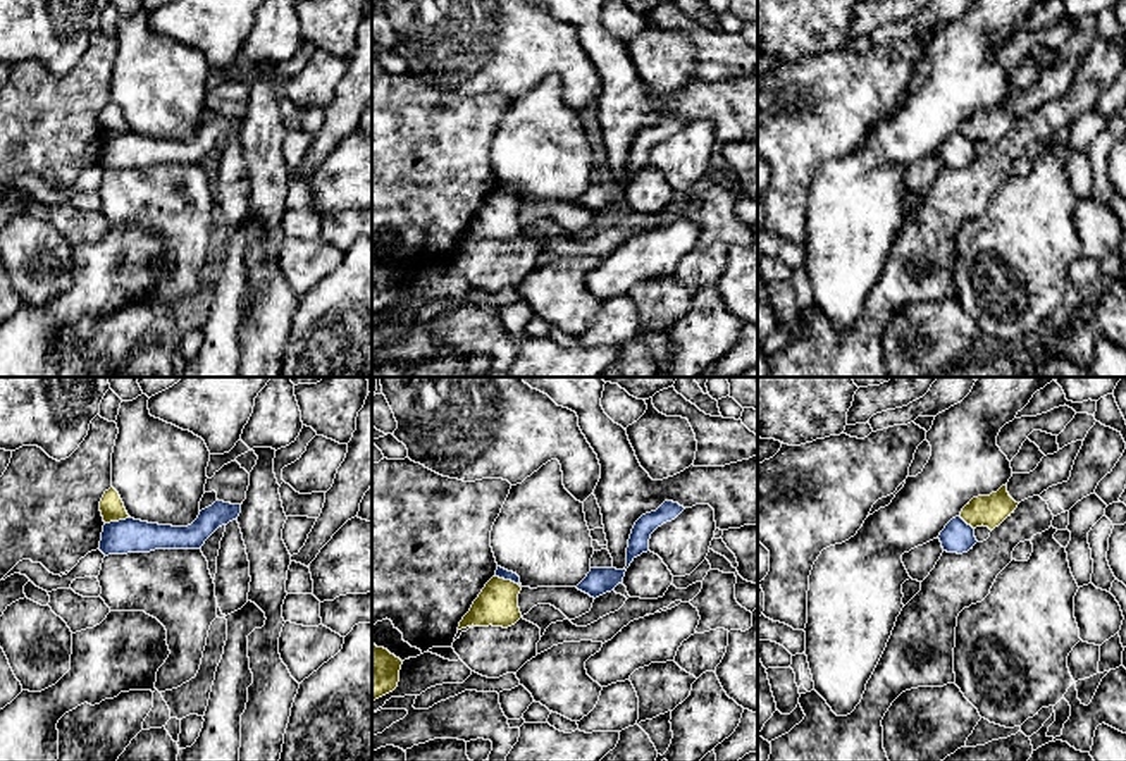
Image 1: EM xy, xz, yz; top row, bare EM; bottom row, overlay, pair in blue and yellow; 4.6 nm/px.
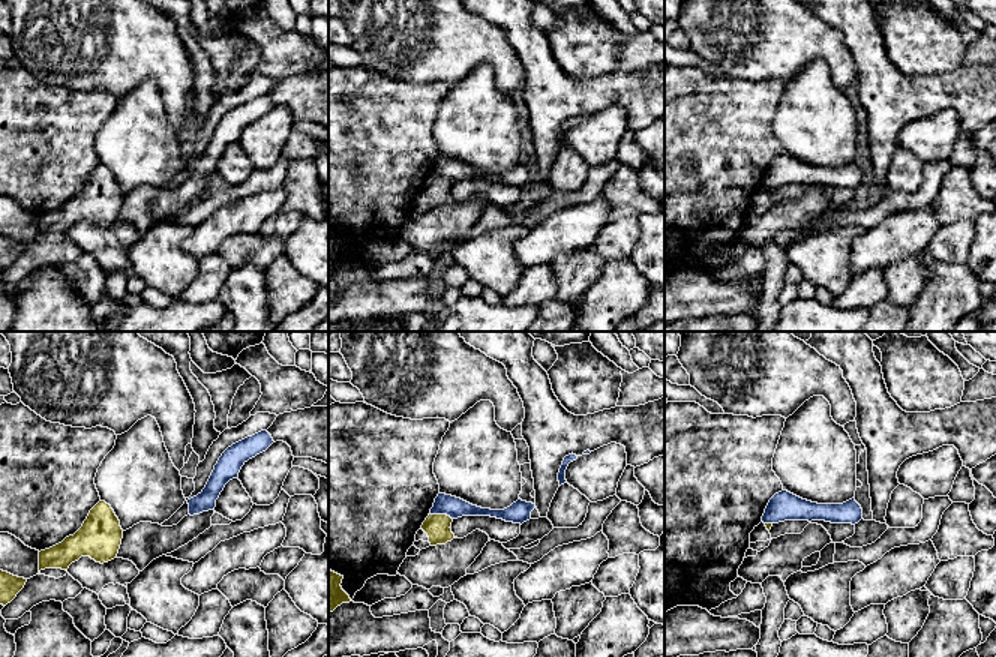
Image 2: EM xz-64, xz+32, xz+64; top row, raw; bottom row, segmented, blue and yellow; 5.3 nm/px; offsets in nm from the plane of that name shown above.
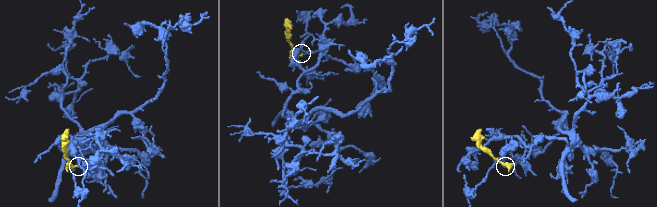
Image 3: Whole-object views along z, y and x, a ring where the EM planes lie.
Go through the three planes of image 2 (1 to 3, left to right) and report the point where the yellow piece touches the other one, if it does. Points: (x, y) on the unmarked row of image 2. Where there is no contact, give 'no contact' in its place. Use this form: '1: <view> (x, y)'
1: no contact
2: xz+32 (441, 177)
3: xz+64 (768, 186)

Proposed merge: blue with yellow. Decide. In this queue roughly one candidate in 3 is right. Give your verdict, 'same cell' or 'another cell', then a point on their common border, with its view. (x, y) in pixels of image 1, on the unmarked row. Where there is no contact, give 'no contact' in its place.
another cell; contact xz (508, 193)

